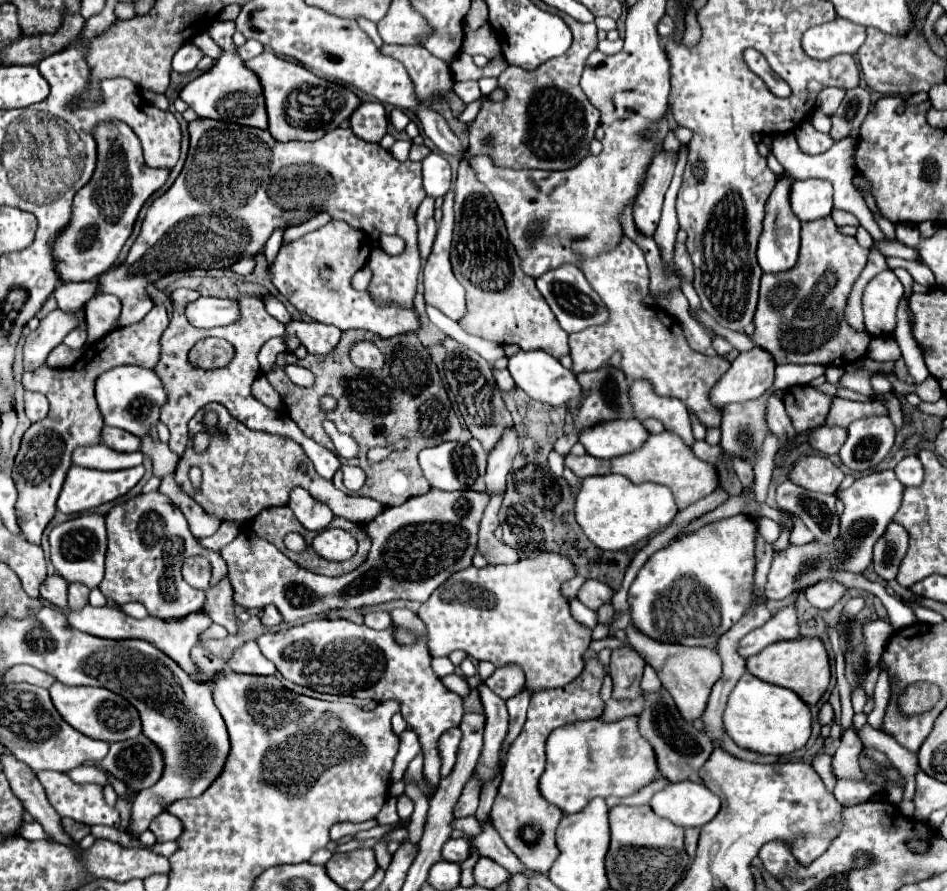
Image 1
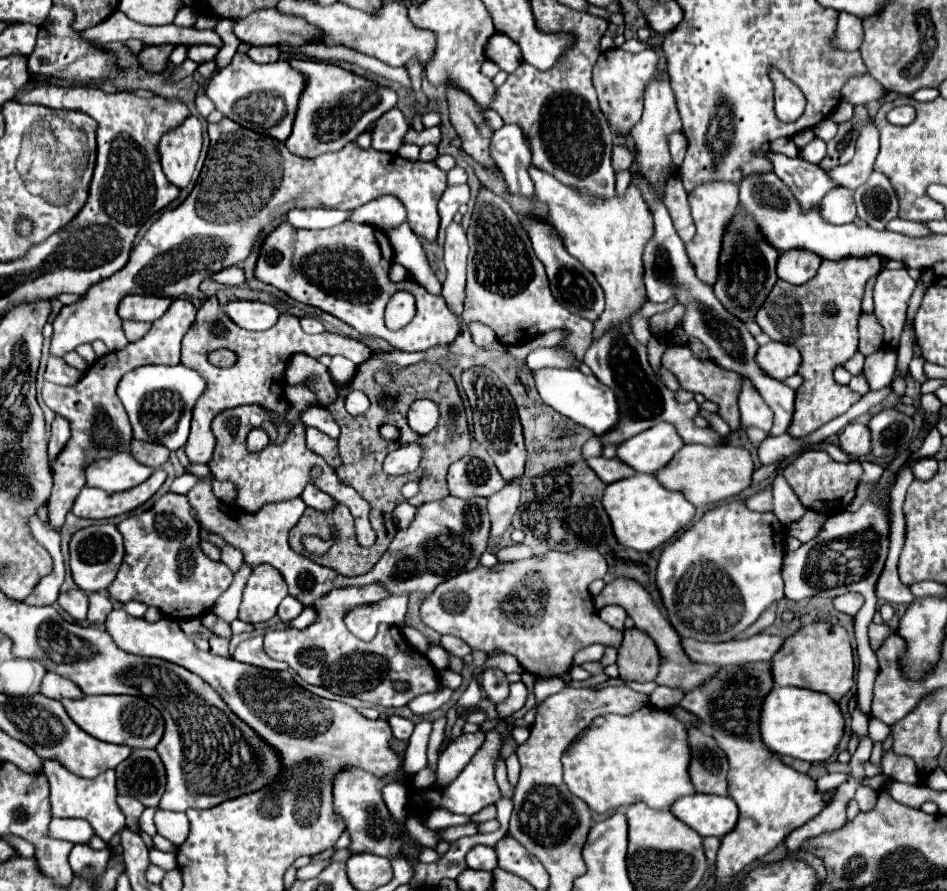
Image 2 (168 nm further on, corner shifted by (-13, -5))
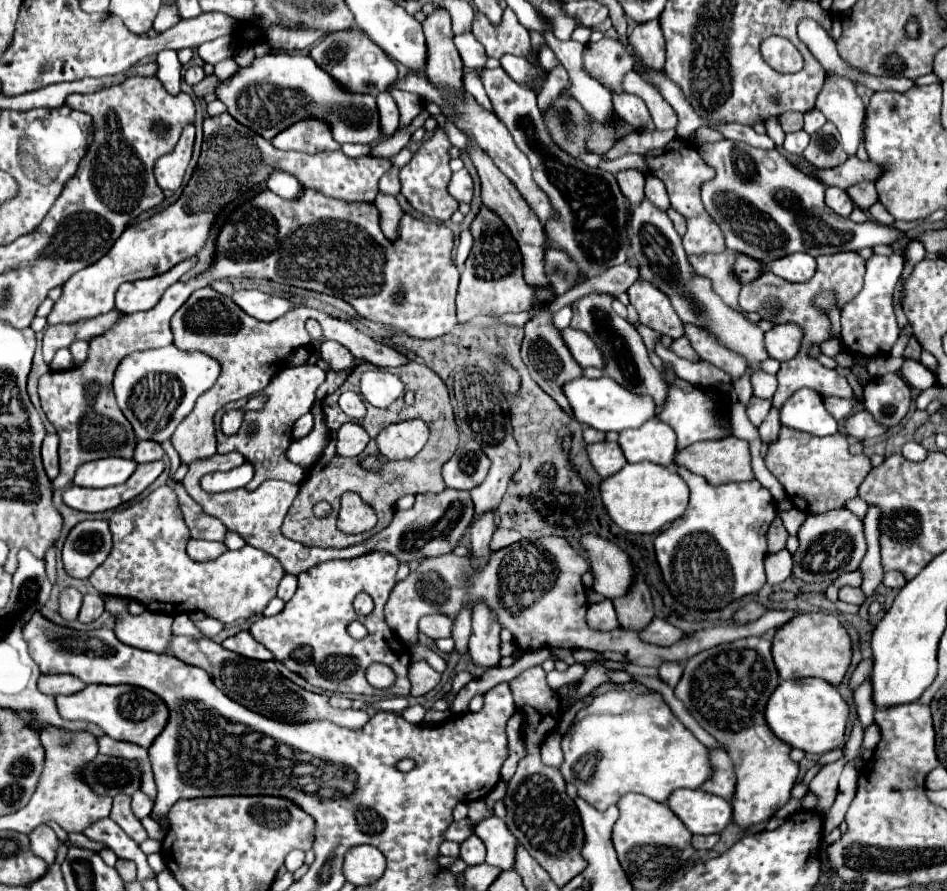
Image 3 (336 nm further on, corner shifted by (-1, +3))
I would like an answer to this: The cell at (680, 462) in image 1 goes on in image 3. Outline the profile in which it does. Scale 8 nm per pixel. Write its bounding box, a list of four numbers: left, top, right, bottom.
[676,437,754,485]

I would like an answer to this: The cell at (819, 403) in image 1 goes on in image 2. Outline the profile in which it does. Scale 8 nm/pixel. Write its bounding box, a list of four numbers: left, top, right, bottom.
[756,255,880,437]

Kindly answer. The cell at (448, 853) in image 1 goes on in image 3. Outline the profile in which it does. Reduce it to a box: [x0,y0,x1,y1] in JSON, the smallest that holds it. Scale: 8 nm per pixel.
[460,835,484,865]

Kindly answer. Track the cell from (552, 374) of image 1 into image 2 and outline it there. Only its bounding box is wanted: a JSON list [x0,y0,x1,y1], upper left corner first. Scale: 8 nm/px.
[532,367,618,435]

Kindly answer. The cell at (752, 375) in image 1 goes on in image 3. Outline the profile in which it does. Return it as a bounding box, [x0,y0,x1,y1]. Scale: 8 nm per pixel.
[766,323,804,361]

